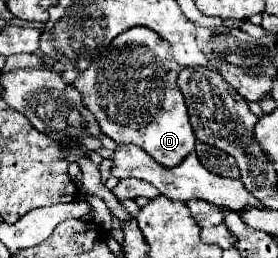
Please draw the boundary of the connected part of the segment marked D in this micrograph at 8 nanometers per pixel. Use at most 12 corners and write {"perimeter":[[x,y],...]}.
{"perimeter":[[135,26],[75,78],[103,134],[163,166],[195,134],[169,44]]}

